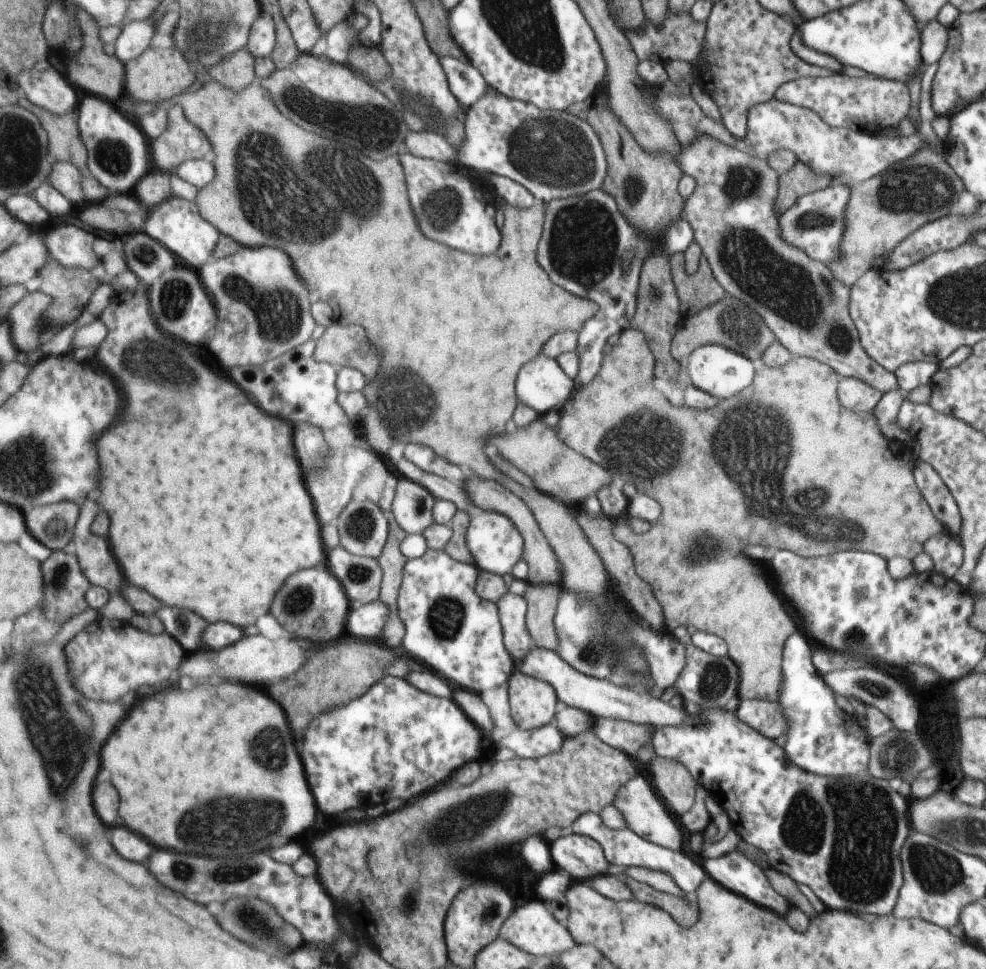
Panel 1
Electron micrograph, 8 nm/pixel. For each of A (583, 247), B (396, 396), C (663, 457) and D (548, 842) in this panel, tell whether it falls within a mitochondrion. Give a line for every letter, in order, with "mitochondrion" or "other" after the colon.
A: mitochondrion
B: mitochondrion
C: mitochondrion
D: other

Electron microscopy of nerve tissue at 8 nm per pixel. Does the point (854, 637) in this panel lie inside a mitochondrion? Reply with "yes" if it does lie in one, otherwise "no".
yes

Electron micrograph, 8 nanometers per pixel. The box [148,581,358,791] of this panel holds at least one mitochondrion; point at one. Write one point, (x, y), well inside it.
(266, 745)

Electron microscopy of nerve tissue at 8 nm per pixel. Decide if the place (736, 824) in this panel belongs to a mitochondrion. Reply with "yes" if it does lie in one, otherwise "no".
no

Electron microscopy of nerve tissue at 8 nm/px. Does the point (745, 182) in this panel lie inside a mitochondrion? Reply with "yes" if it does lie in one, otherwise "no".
yes

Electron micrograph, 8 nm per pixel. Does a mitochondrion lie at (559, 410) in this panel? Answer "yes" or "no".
no

